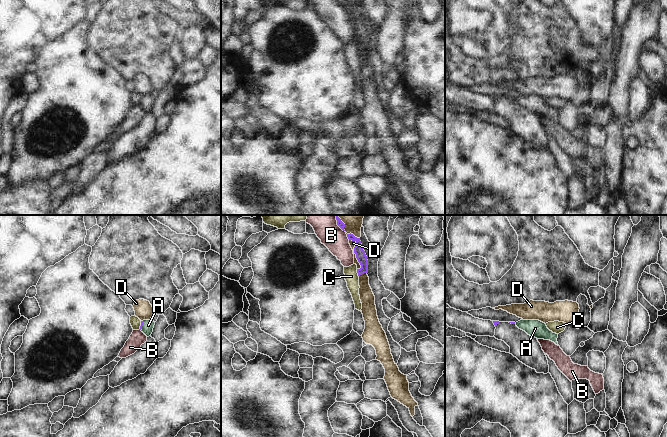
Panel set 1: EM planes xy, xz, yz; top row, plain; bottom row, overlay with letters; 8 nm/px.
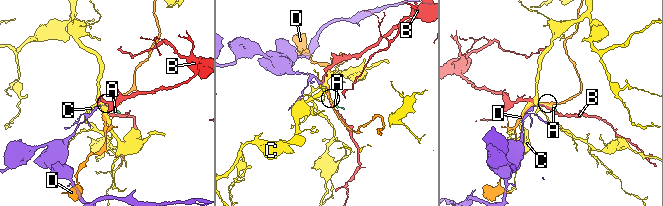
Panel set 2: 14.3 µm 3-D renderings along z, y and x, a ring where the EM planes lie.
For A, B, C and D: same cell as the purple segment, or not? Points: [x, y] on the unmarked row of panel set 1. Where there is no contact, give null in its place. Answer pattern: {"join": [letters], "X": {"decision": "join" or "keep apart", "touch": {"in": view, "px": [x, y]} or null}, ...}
{"join": ["A"], "A": {"decision": "join", "touch": {"in": "xy", "px": [142, 101]}}, "B": {"decision": "keep apart", "touch": {"in": "xz", "px": [347, 12]}}, "C": {"decision": "keep apart", "touch": {"in": "xz", "px": [357, 48]}}, "D": {"decision": "keep apart", "touch": {"in": "xz", "px": [354, 28]}}}

